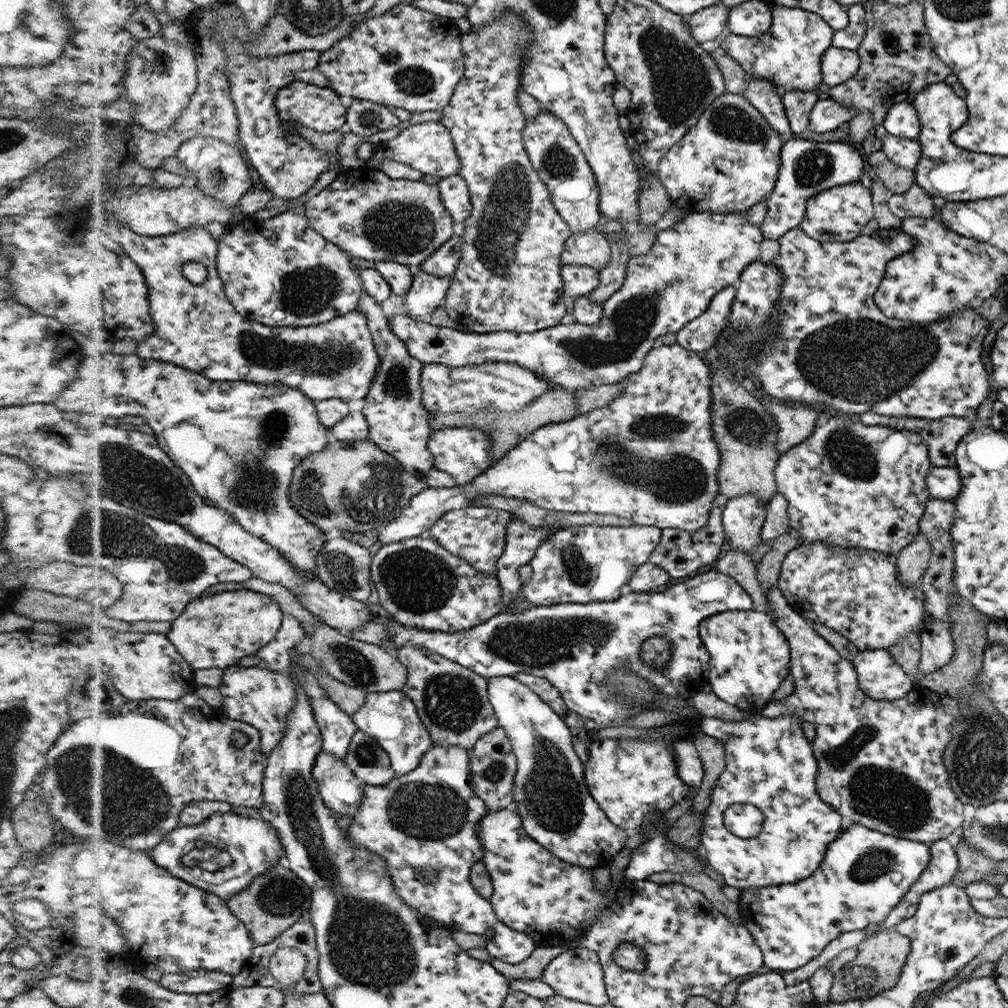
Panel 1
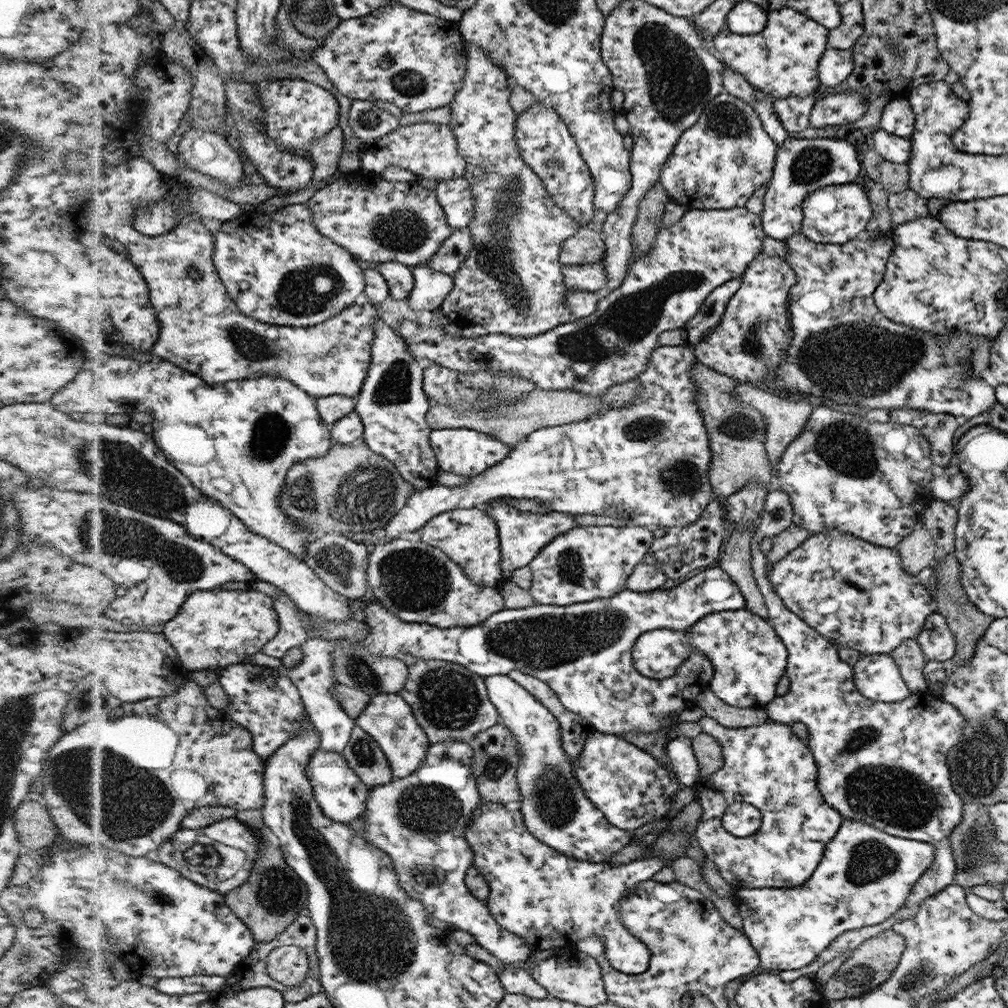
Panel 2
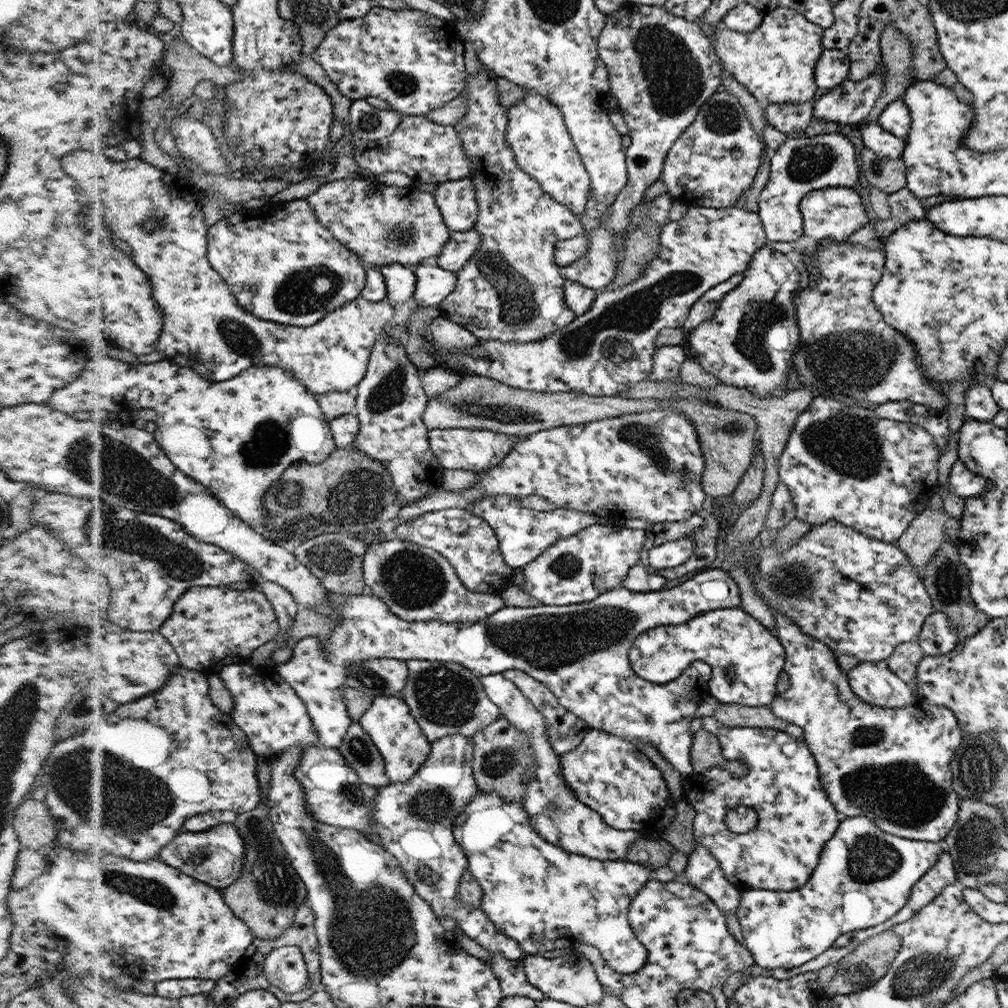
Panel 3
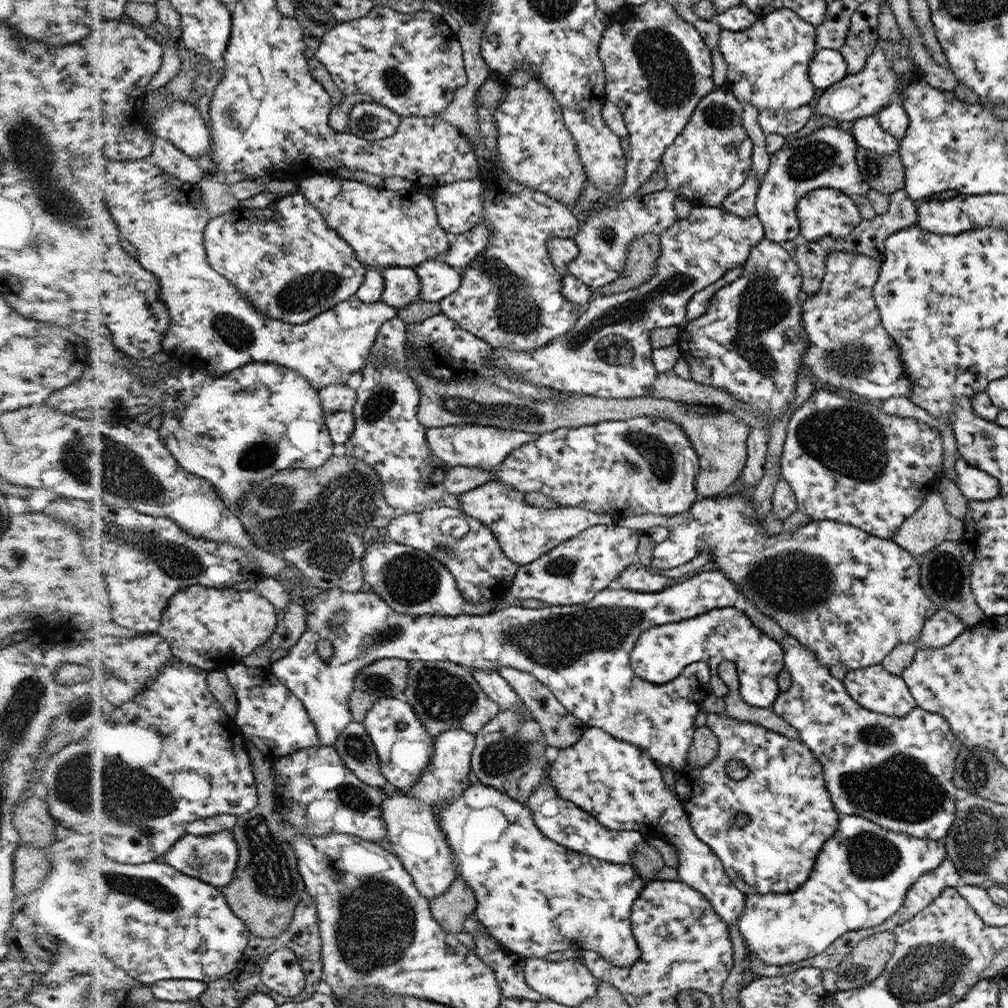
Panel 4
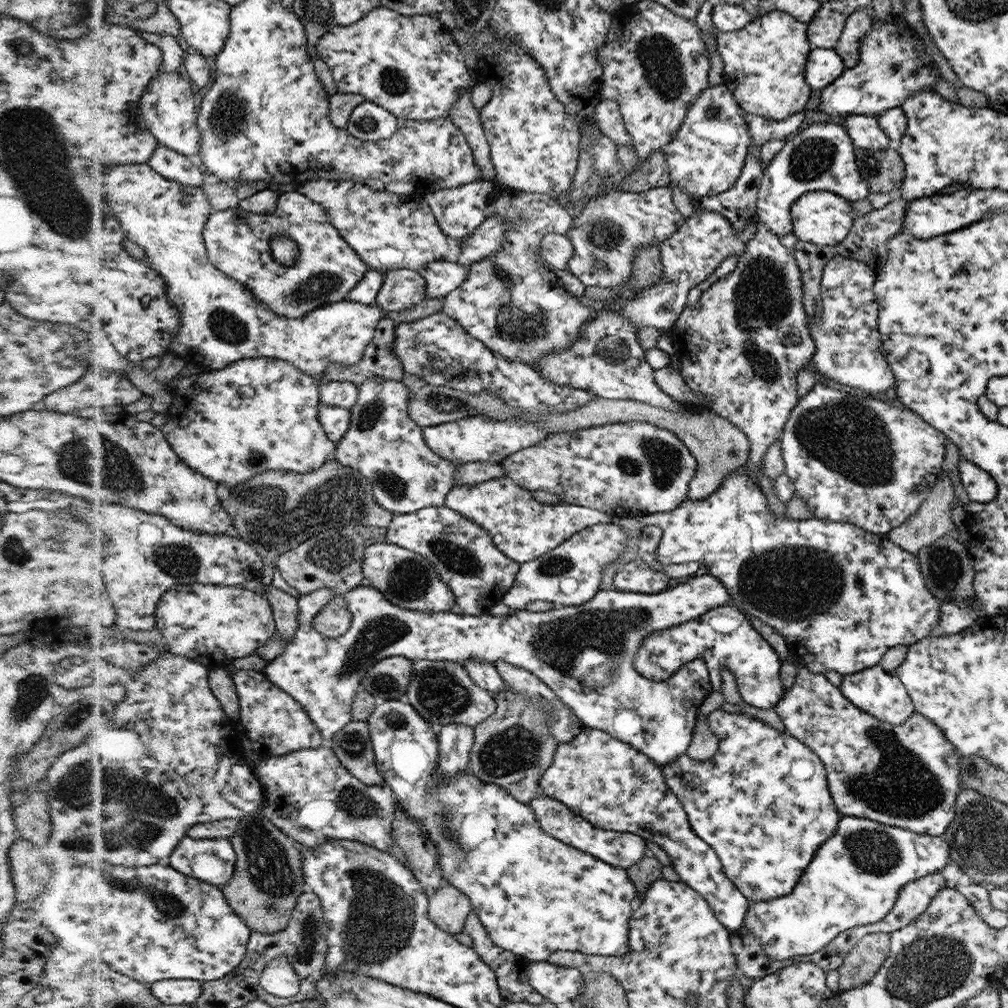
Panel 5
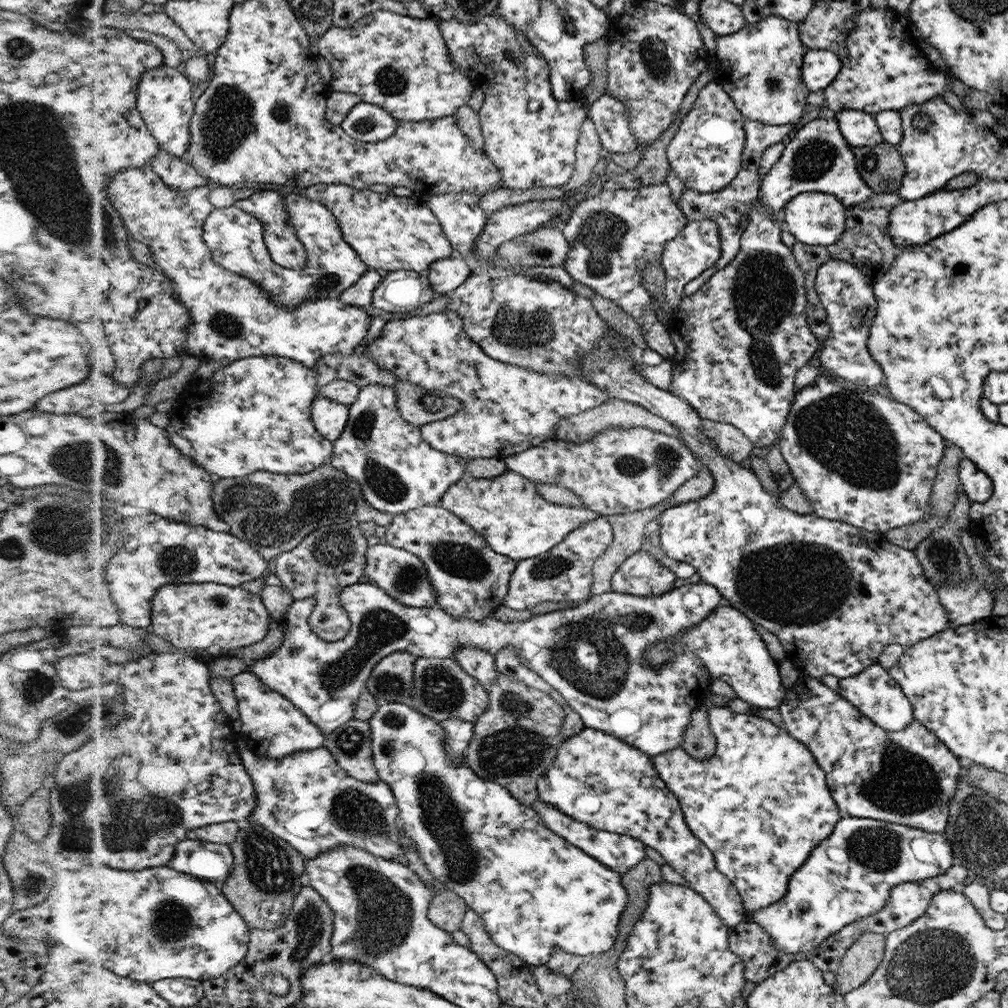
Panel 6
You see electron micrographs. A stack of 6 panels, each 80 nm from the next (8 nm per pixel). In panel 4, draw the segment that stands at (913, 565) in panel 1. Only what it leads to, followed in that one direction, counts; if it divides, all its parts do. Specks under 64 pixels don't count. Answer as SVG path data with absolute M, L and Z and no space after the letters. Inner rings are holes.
M936 491L923 502L923 506L908 517L891 538L917 558L927 555L938 542L958 541L966 535L964 521L952 516L945 507L942 494Z

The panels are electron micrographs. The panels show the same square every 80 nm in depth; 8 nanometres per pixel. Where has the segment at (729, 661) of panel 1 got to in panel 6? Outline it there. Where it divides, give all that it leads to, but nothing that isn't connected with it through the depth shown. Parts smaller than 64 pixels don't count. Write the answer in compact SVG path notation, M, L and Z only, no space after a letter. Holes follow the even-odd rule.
M724 603L708 615L703 622L686 630L685 634L673 636L665 642L657 642L653 644L644 654L647 656L647 661L651 667L659 667L666 661L669 661L674 655L678 653L690 652L696 653L700 660L706 665L709 675L712 679L718 679L727 682L732 686L736 697L741 699L753 708L778 708L783 704L784 698L787 696L787 688L782 684L782 679L779 673L779 663L775 657L771 655L770 649L767 647L766 641L761 636L755 623L745 613L740 612L739 609L732 605Z

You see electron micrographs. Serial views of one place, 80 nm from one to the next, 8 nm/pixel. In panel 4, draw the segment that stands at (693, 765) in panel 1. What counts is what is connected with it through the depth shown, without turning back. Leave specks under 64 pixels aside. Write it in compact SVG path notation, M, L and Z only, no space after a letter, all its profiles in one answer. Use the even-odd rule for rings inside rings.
M718 570L700 572L693 577L676 583L675 585L665 588L660 592L653 593L641 593L634 592L631 589L604 589L600 591L590 603L586 604L577 604L574 606L552 606L548 605L544 608L532 609L532 608L522 608L520 606L507 606L498 612L490 612L490 614L485 614L482 616L474 616L461 614L458 616L417 616L410 617L407 614L396 612L391 605L387 604L387 601L380 597L378 593L372 592L372 590L366 589L360 592L344 592L340 589L325 589L323 593L312 597L307 601L307 609L309 612L308 622L309 629L308 632L304 633L304 636L300 639L298 644L295 644L291 649L289 649L288 655L282 657L280 660L273 663L272 671L275 675L282 681L284 684L288 685L288 688L291 688L302 701L304 705L308 707L309 712L311 713L312 720L315 721L316 726L319 728L319 733L322 739L322 742L326 746L332 746L338 742L340 735L343 730L353 721L354 717L351 715L351 709L348 705L348 698L351 695L353 689L355 689L355 679L360 670L363 670L365 666L372 664L376 660L380 659L404 659L407 661L450 661L459 665L463 665L468 669L492 669L496 671L500 667L506 668L517 668L524 672L532 673L538 680L543 681L545 685L553 693L555 697L558 698L560 702L564 705L564 708L568 709L568 712L571 712L575 717L579 717L580 720L583 720L587 723L587 726L594 726L594 728L602 728L604 732L608 732L610 736L618 738L618 740L624 740L624 742L630 742L630 744L636 744L637 747L644 748L652 760L665 764L666 766L671 767L674 770L680 770L688 766L687 754L691 748L695 736L695 725L694 718L698 714L699 709L701 708L704 700L711 694L711 669L710 666L705 666L703 663L699 663L693 666L684 667L684 670L670 682L666 684L654 684L640 678L630 667L630 652L634 648L638 637L649 628L659 627L668 623L677 623L686 619L691 619L696 616L703 615L706 611L714 611L717 608L726 608L734 607L734 602L738 600L738 588L735 585L738 582L732 582L723 572ZM336 615L344 615L345 620L343 622L333 622L333 618ZM322 640L330 640L333 644L334 653L330 658L324 658L320 654L320 642Z

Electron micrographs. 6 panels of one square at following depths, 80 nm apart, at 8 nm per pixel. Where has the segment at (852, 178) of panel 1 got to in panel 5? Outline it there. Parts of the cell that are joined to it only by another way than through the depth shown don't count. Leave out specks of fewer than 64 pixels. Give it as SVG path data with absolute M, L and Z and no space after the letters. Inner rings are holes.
M832 122L812 123L792 139L786 139L782 150L763 169L755 219L781 237L794 232L792 206L807 192L838 193L854 204L866 199L872 193L871 187L859 168L855 147L847 129Z

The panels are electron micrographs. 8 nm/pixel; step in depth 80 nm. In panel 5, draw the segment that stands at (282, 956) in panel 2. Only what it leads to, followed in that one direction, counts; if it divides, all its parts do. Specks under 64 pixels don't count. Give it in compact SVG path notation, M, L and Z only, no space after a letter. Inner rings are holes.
M283 956L270 963L270 967L264 971L261 984L276 996L289 997L301 993L302 979L292 967L289 956Z

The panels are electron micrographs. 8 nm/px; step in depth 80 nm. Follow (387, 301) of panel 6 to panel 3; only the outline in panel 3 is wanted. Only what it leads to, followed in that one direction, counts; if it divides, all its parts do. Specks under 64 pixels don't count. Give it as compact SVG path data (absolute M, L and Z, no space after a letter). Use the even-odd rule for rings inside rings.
M388 264L380 266L387 285L387 298L396 304L412 304L418 277L413 267L402 264Z

